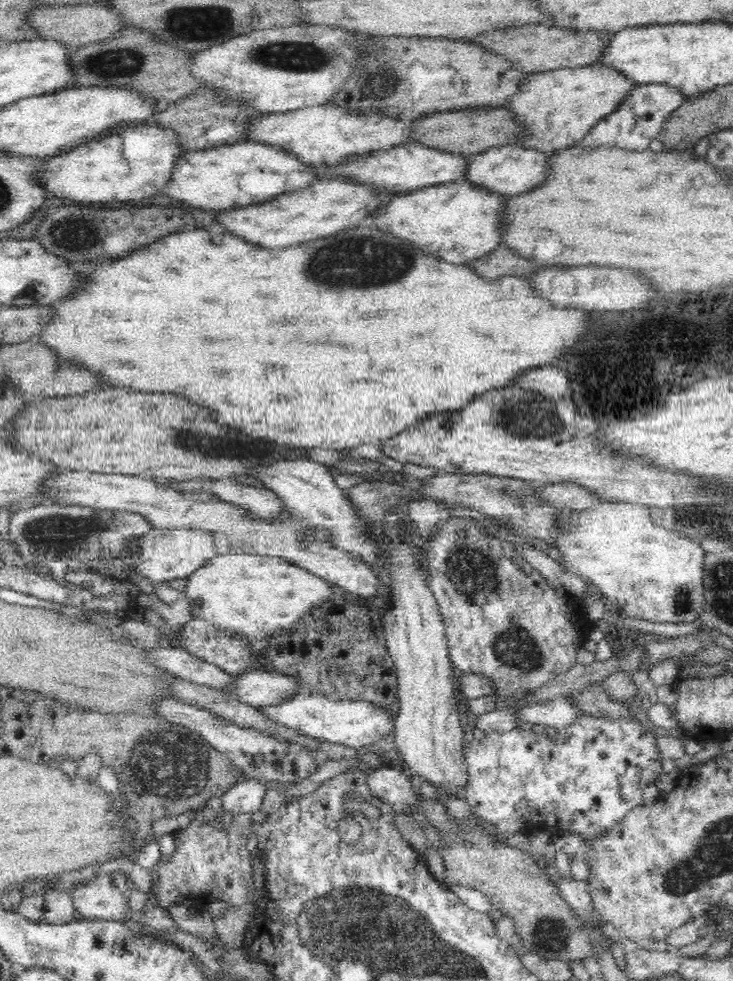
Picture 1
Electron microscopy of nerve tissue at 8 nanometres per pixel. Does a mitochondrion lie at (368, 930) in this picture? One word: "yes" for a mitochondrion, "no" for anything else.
yes

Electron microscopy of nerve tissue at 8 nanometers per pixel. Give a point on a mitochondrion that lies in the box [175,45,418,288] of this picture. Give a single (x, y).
(382, 81)

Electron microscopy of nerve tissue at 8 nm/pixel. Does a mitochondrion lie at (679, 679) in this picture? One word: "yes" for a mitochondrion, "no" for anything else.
no

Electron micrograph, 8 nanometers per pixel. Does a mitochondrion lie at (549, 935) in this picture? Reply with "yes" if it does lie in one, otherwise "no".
yes

